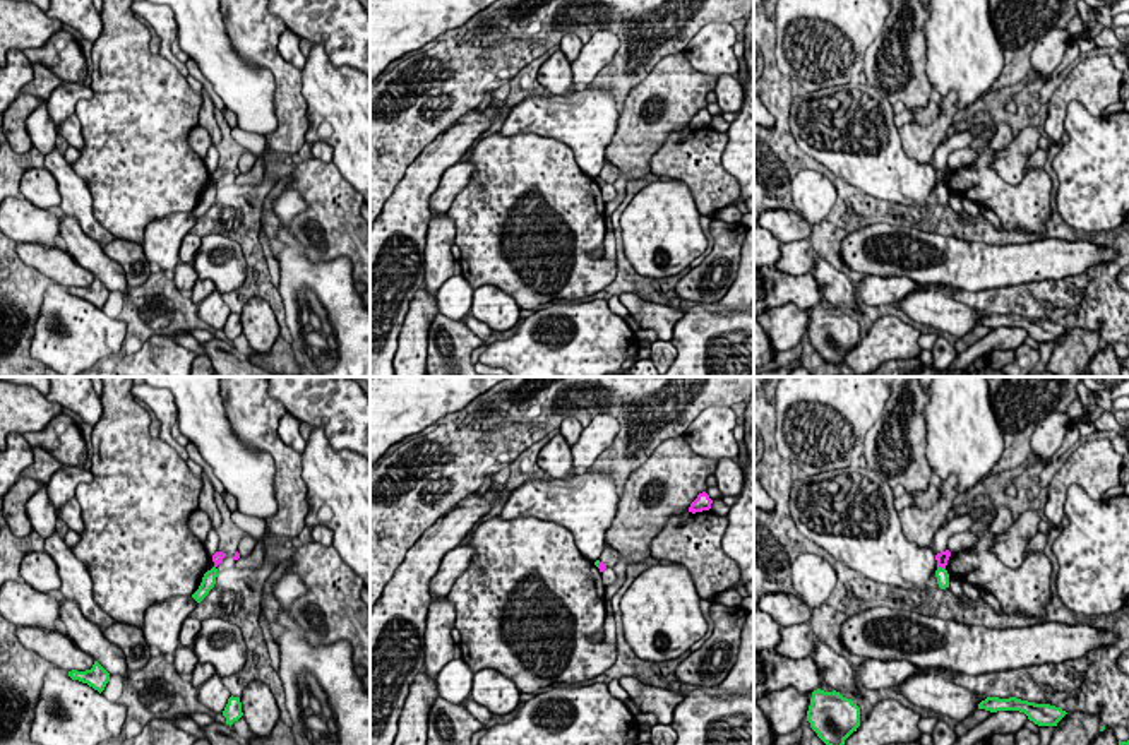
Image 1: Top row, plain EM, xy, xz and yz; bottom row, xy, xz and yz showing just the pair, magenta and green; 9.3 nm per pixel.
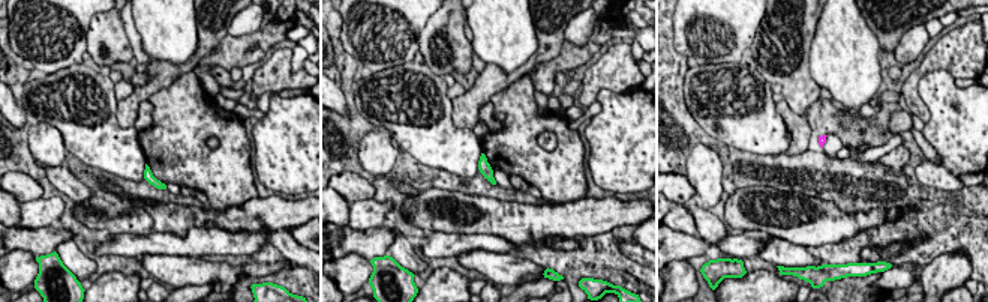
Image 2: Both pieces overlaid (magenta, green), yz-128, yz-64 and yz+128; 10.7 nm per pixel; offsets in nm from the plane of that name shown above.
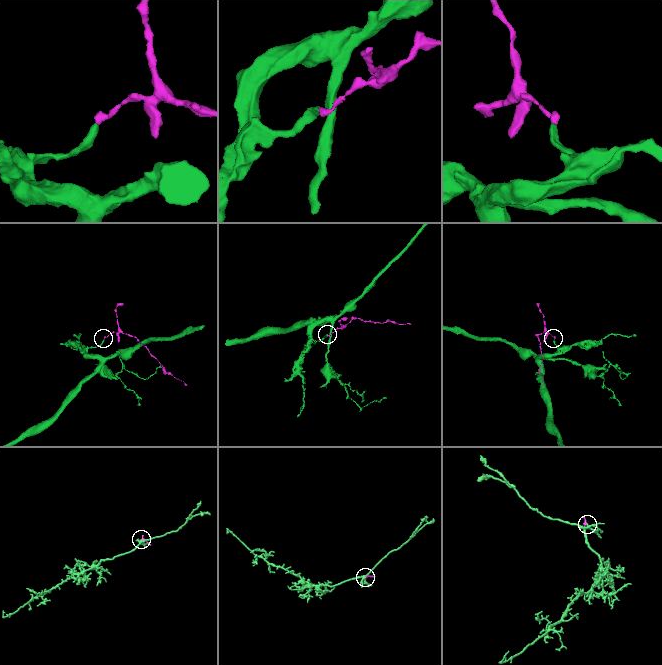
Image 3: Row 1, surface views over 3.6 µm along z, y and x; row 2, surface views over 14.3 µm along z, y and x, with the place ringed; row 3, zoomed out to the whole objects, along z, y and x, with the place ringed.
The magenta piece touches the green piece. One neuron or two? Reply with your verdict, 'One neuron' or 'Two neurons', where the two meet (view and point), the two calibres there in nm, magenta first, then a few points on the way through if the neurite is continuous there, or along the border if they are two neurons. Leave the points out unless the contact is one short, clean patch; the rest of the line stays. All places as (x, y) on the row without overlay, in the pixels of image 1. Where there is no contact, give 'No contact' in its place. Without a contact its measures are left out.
Two neurons. Touches magenta at yz (941, 184). Thickness 120 nm (magenta) against 130 nm. Boundary: yz (937, 182), (944, 185)

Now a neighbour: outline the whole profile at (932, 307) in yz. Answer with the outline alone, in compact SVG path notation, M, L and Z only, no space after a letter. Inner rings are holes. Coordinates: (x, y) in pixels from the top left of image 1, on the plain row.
M939 289L911 291L894 307L901 308L915 322L935 327L954 337L966 336L985 317L985 312L973 310Z

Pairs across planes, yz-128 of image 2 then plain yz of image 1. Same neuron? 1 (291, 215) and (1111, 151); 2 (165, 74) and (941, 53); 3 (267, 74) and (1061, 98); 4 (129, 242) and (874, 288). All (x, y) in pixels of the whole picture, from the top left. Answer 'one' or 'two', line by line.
1: two
2: two
3: one
4: one

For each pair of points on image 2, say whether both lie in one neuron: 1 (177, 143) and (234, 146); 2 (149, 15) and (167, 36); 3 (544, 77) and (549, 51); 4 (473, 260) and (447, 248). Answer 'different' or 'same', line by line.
1: same
2: same
3: different
4: different

